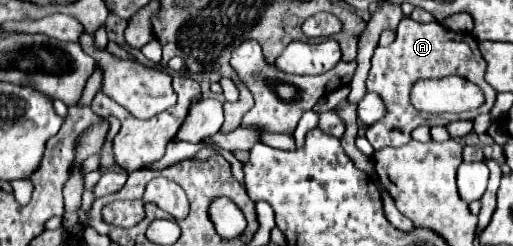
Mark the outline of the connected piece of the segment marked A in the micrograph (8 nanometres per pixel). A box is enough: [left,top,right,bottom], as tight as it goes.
[366,18,496,150]

